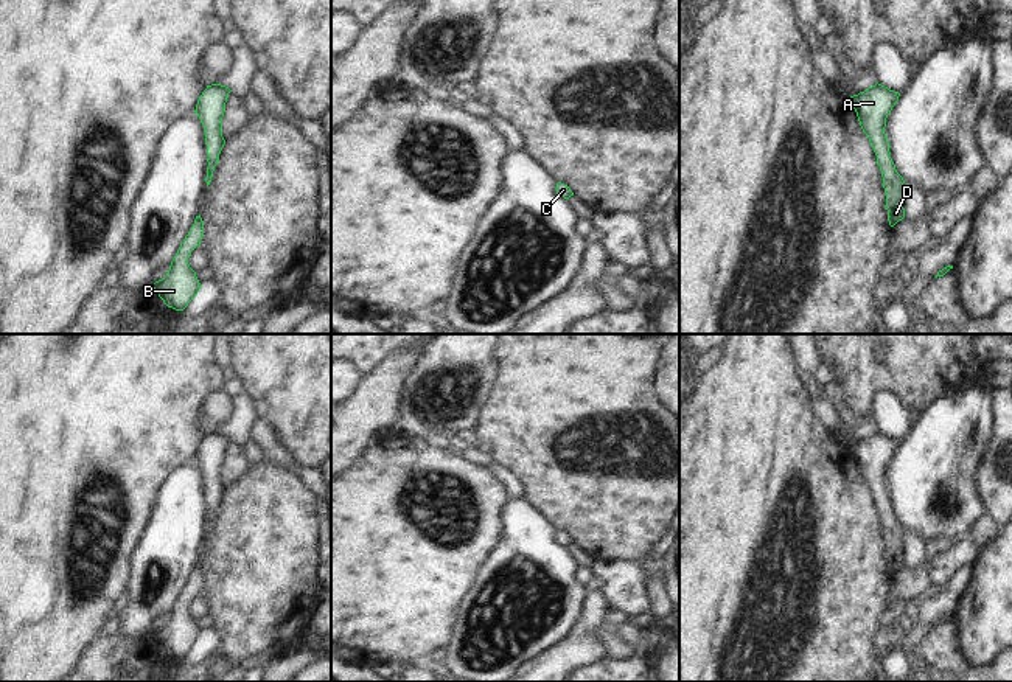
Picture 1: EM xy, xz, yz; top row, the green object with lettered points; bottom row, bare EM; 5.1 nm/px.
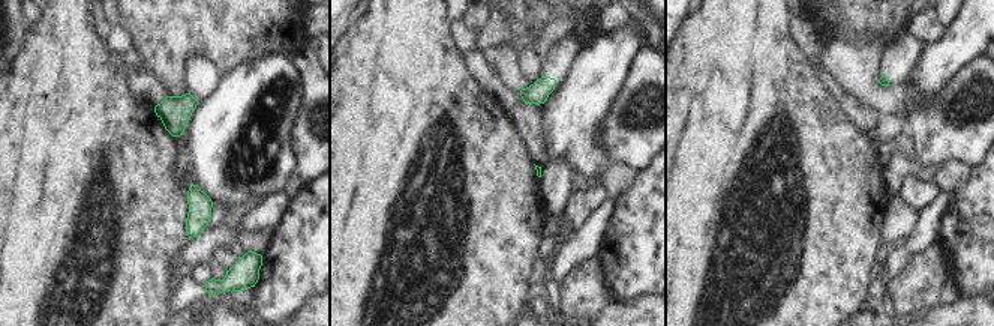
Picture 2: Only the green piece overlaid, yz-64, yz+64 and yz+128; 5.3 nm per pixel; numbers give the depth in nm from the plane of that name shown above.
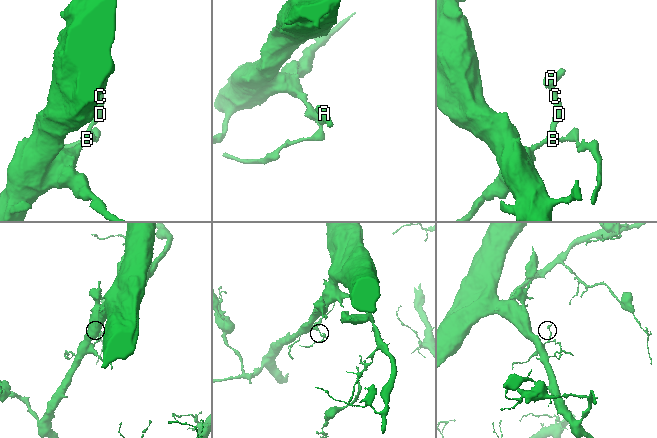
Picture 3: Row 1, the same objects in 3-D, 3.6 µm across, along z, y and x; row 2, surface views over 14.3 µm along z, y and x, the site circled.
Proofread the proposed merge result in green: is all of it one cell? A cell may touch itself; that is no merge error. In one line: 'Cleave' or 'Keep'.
Keep.

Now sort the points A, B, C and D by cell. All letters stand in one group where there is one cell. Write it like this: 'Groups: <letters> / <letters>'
Groups: A B C D.

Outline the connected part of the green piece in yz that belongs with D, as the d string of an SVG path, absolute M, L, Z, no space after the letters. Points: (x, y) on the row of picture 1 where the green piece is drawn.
M875 84L858 95L849 98L853 106L860 126L867 135L871 146L877 155L886 193L886 210L889 225L894 227L905 217L905 191L903 177L897 172L892 158L889 157L889 141L885 134L886 118L899 101L900 93L889 90L881 84Z

